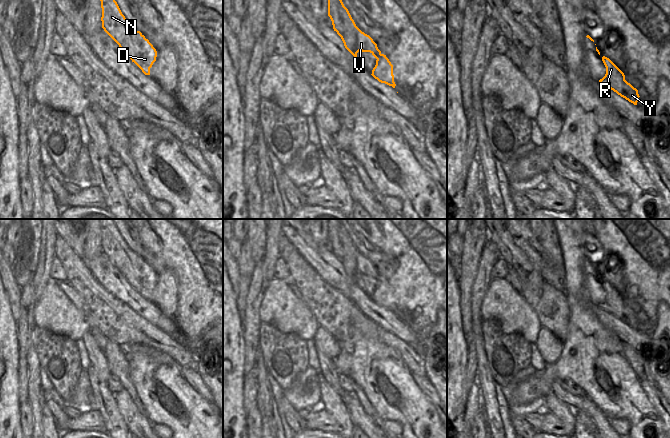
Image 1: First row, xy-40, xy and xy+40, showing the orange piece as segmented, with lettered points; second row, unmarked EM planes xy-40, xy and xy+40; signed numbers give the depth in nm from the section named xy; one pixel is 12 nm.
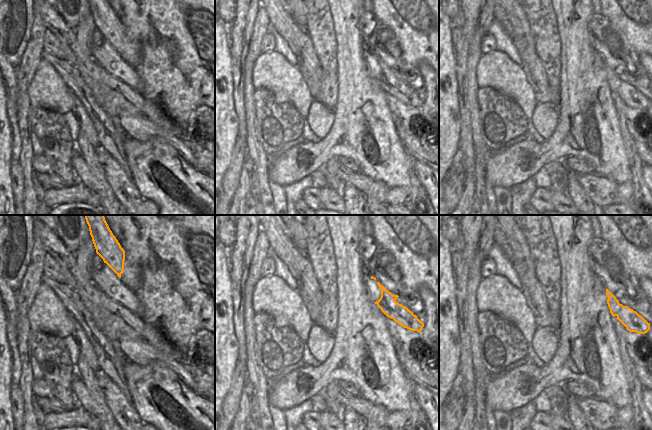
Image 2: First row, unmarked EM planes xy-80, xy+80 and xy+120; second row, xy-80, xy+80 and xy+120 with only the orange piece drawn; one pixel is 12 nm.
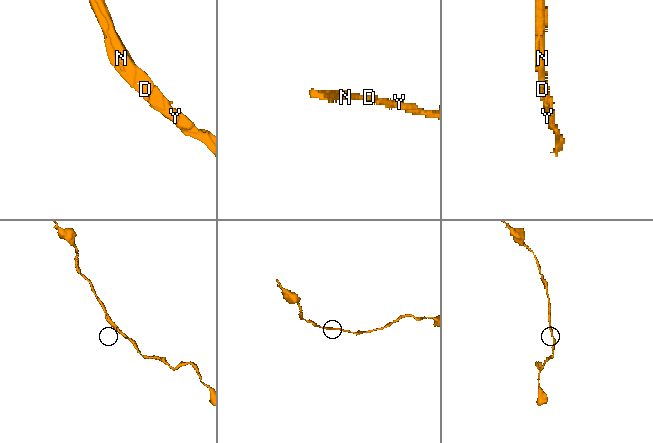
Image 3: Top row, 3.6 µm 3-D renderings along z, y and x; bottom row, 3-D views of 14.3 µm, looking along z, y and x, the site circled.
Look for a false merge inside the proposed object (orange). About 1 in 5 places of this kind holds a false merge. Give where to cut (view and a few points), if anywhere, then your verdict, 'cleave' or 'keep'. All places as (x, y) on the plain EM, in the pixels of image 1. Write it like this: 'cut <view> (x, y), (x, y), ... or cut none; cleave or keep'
cut none; keep

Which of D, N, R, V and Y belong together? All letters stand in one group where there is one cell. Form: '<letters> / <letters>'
D N R V Y

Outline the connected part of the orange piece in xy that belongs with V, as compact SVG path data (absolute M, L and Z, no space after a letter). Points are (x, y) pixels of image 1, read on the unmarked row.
M328 219L328 240L334 255L341 261L345 272L356 282L359 275L370 276L377 284L372 300L381 307L395 312L393 289L378 273L373 263L355 248L339 219Z

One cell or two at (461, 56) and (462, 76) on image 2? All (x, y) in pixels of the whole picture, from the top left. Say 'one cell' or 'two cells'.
one cell

